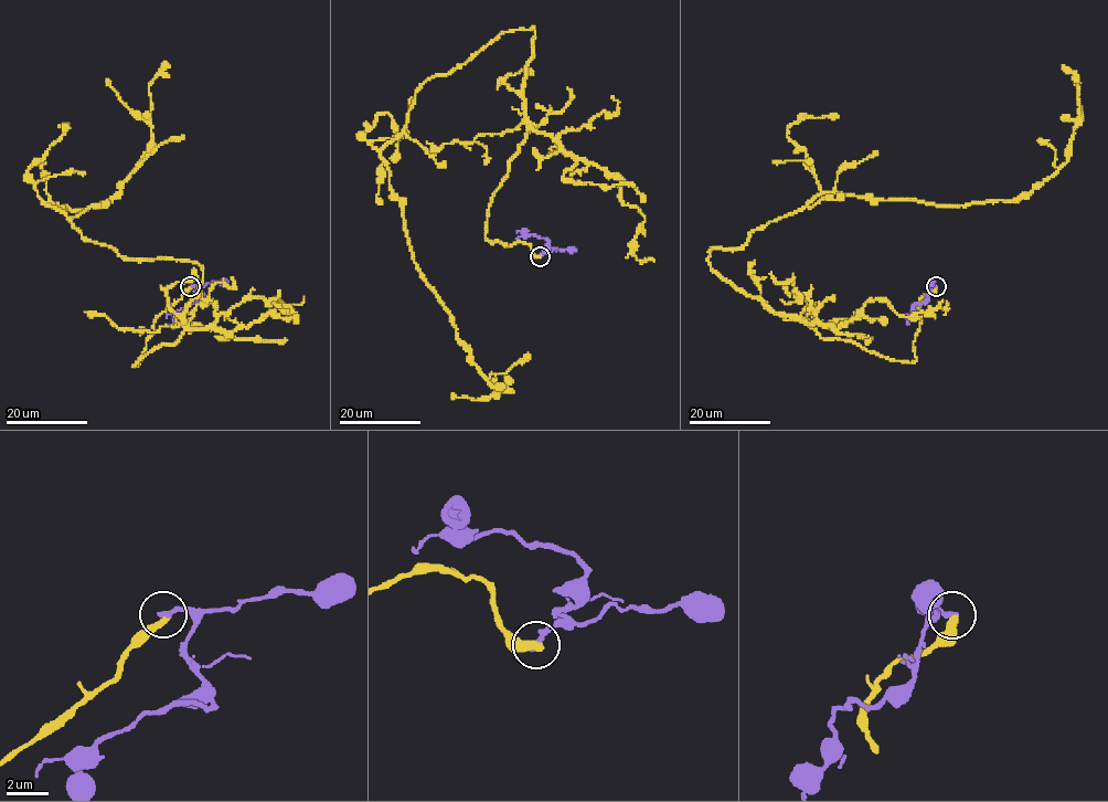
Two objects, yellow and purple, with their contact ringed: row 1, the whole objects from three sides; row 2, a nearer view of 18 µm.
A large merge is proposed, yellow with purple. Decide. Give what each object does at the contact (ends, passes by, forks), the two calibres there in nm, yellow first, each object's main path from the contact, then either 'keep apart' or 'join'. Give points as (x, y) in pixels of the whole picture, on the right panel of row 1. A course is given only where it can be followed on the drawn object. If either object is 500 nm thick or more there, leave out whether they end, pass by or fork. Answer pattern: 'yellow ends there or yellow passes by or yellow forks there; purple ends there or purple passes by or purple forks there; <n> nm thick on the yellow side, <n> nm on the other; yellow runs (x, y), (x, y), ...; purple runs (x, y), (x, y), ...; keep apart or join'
yellow ends there; purple ends there; 400 nm thick on the yellow side, 280 nm on the other; yellow runs (936, 286), (916, 359), (894, 361), (776, 315), (709, 252), (823, 193), (1019, 200), (1066, 161), (1063, 64); purple runs (936, 286), (931, 287), (929, 296), (912, 306), (908, 322); keep apart

